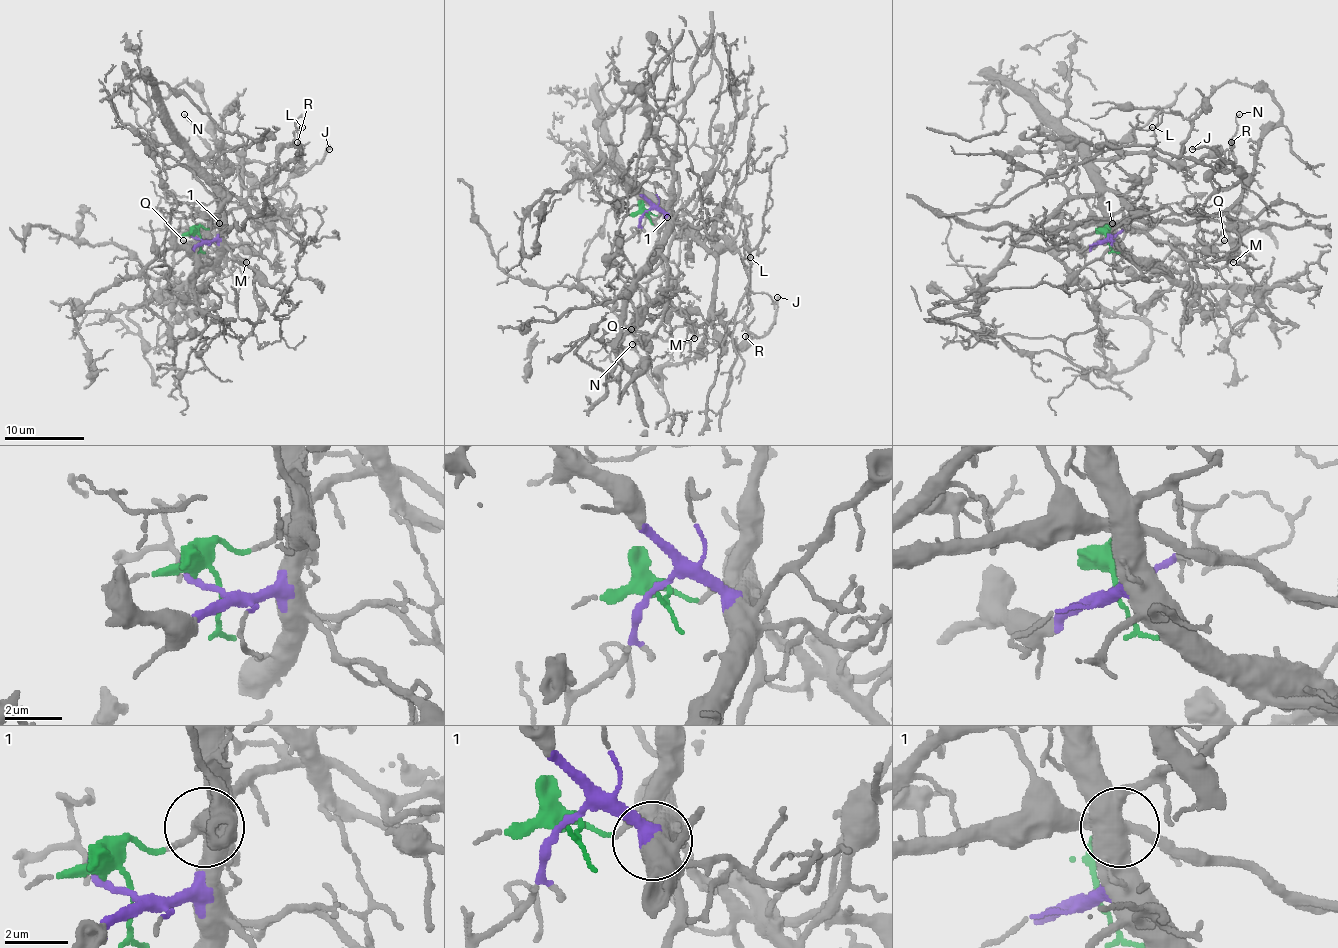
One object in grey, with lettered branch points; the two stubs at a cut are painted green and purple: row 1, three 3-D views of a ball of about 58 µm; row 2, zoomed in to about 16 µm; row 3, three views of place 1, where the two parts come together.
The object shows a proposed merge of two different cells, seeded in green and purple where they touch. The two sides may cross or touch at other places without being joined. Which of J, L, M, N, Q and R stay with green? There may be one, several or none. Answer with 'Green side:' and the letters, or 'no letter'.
Green side: J, L, M, N, Q, R

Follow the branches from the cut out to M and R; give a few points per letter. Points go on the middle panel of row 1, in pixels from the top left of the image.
M: (648, 211), (658, 215), (664, 213), (668, 219), (672, 235), (666, 262), (674, 282), (674, 294), (694, 338)
R: (648, 211), (664, 209), (690, 66), (708, 46), (722, 88), (710, 141), (746, 227), (746, 336)

